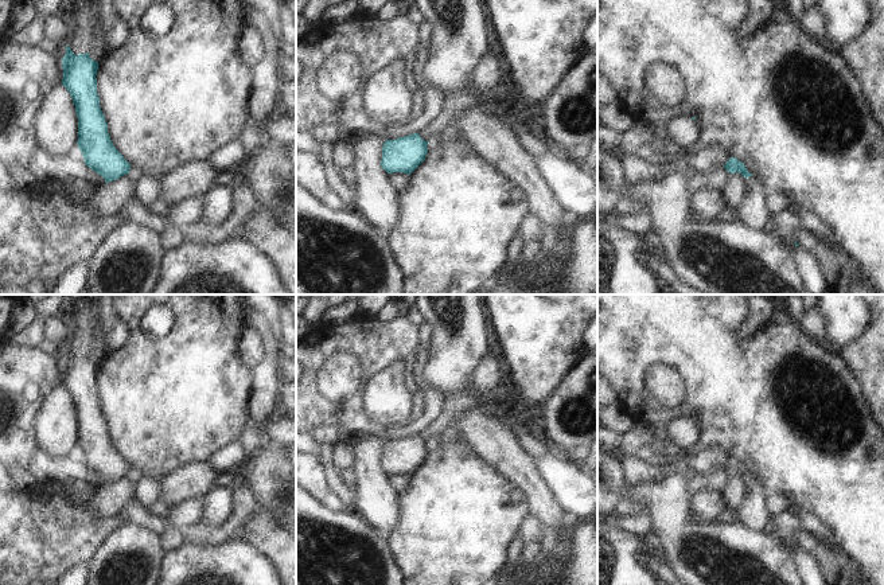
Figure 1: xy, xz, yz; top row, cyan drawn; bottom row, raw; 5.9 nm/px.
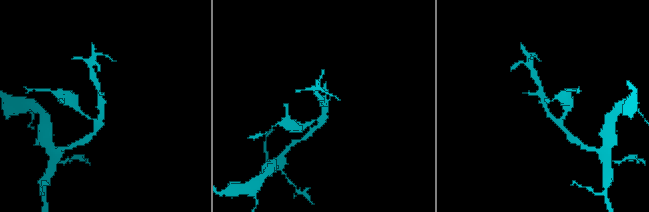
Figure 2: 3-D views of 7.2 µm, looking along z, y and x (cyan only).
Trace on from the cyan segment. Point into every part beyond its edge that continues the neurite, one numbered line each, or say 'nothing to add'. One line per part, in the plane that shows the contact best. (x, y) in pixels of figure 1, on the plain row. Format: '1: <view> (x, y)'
nothing to add

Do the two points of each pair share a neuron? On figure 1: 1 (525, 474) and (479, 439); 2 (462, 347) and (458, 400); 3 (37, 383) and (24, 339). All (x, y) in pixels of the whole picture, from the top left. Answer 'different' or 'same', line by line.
1: same
2: different
3: different

